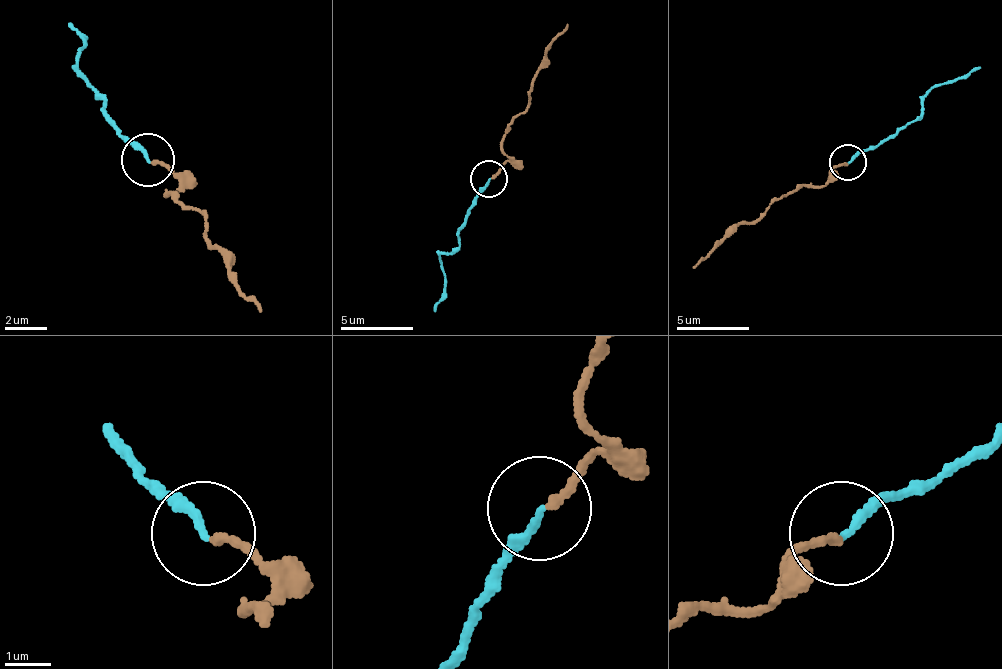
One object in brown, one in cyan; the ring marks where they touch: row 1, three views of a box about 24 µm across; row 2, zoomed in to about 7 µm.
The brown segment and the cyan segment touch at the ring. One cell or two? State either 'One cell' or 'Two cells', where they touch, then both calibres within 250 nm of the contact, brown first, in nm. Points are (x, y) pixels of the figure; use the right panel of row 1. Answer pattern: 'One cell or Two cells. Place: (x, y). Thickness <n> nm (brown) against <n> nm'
One cell. Place: (847, 162). Thickness 190 nm (brown) against 170 nm

